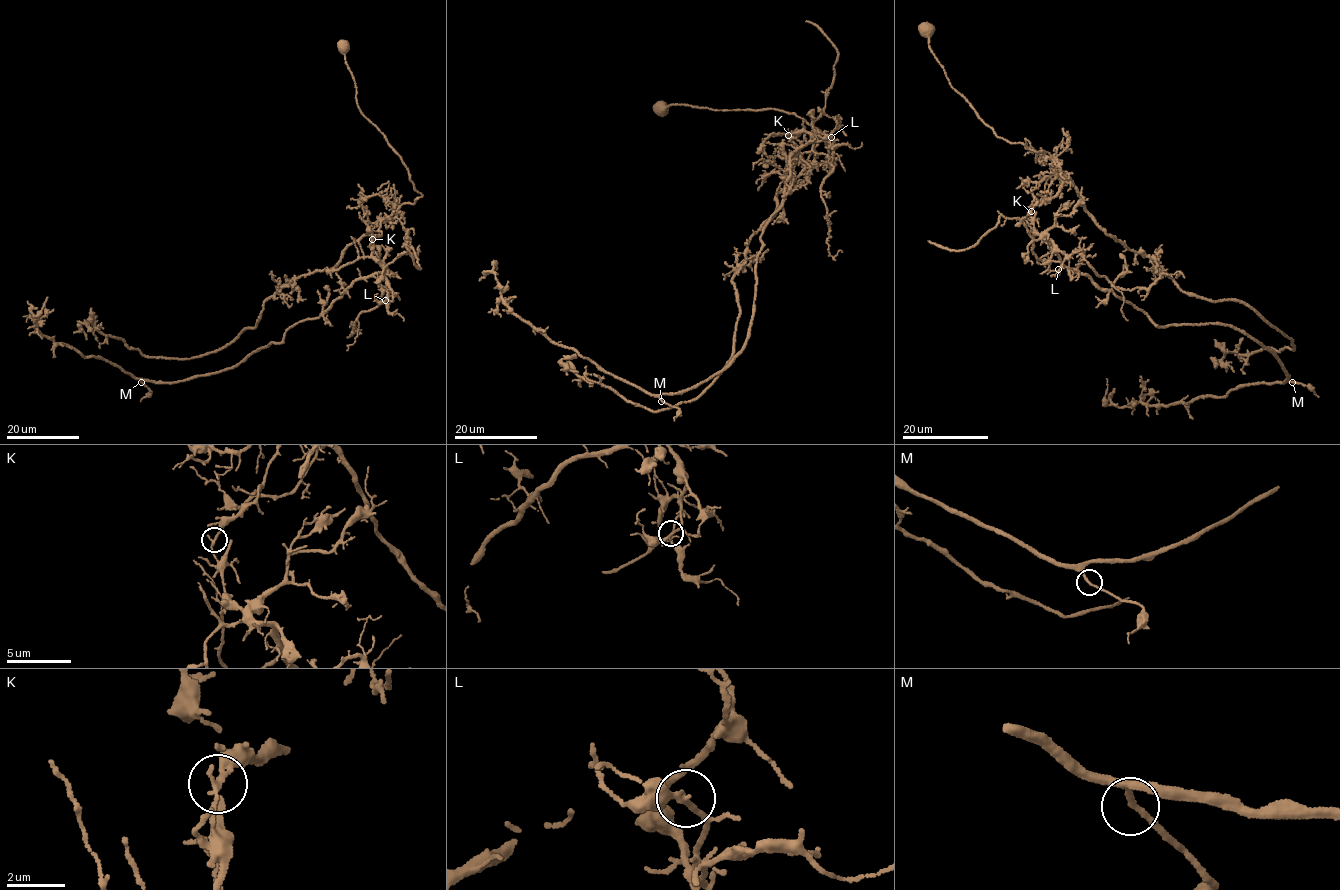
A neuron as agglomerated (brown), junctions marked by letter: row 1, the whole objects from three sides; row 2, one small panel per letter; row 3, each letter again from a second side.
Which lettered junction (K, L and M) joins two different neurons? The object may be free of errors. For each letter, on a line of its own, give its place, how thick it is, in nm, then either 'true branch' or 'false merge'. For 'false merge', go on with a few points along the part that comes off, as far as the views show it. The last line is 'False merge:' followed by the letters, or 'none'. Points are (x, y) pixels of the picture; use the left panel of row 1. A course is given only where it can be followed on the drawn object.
K: (372, 239) | 170 nm | false merge | (372, 239), (384, 271), (360, 277), (278, 344), (178, 381), (132, 377), (44, 336), (34, 321), (48, 297)
L: (385, 300) | 190 nm | true branch
M: (141, 382) | 170 nm | true branch
False merge: K

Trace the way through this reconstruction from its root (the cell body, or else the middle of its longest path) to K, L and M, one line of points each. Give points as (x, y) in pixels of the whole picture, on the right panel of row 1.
K: (924, 30), (949, 83), (981, 121), (999, 137), (1048, 152), (1067, 175), (1053, 180), (1030, 211)
L: (924, 30), (981, 121), (1048, 152), (1067, 175), (1030, 213), (1065, 255), (1058, 269)
M: (924, 30), (981, 121), (1048, 152), (1067, 175), (1030, 213), (1062, 264), (1158, 326), (1244, 331), (1292, 382)

